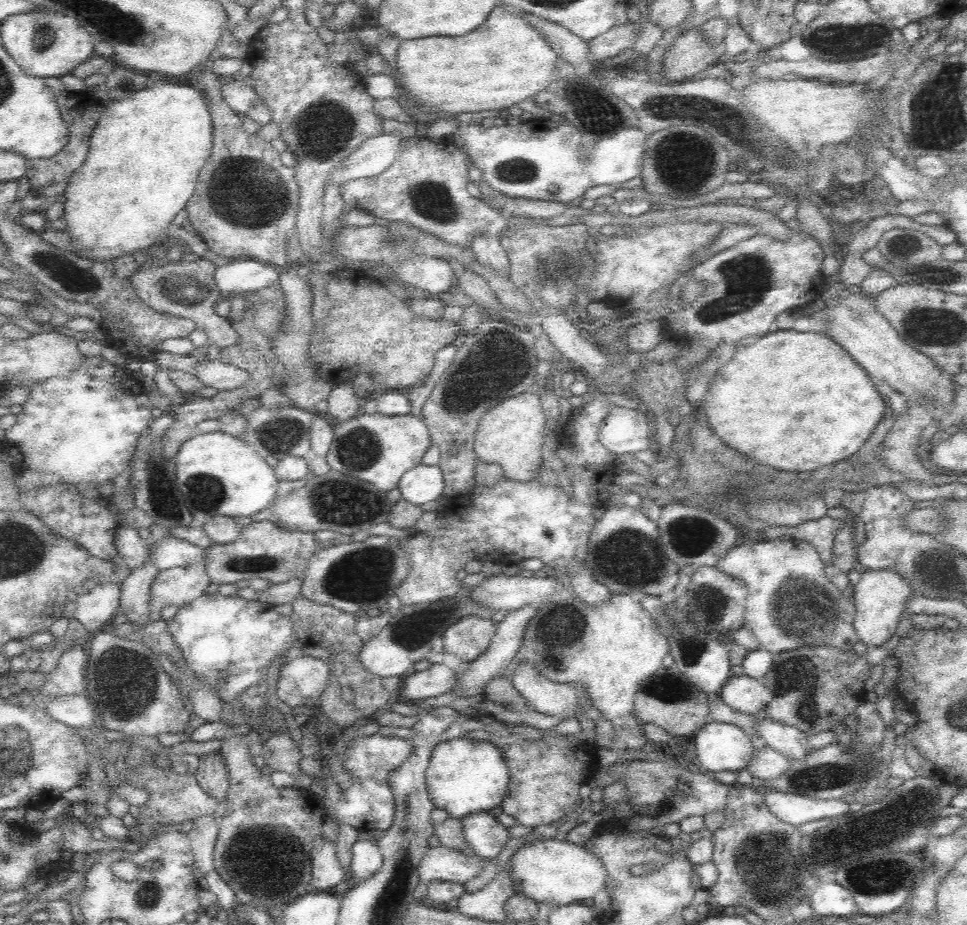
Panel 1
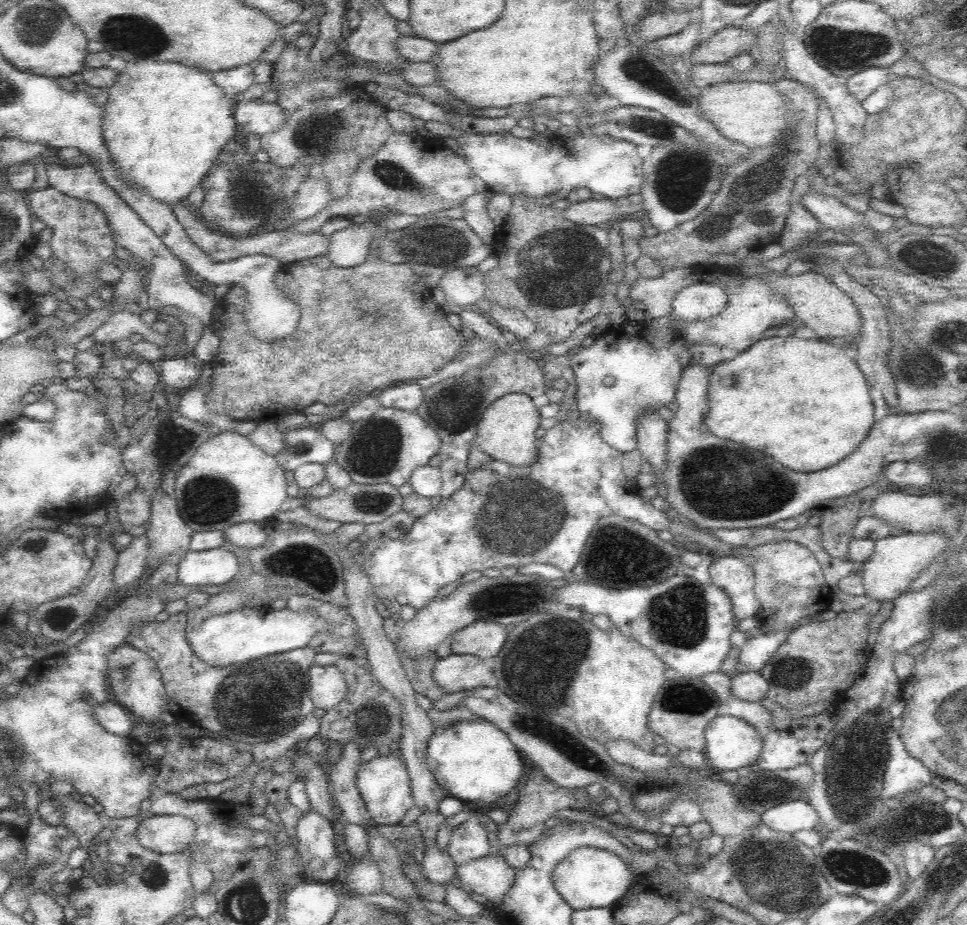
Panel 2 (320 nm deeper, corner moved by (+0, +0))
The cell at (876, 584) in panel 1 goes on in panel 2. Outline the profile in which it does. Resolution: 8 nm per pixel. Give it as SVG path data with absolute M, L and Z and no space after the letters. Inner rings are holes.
M904 532L876 541L874 553L859 568L864 583L864 595L880 603L884 600L894 602L898 595L908 590L920 573L930 567L936 557L942 556L947 551L949 540L948 536L936 532L928 534Z

